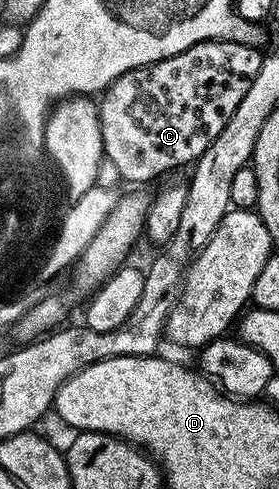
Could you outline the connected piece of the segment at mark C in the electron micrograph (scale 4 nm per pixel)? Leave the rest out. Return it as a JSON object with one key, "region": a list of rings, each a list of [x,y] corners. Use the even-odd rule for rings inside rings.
{"region":[[[213,39],[148,67],[121,73],[121,77],[113,80],[102,92],[97,103],[106,162],[117,167],[124,184],[135,183],[131,185],[143,185],[139,183],[147,183],[173,167],[194,164],[201,153],[209,149],[217,133],[225,129],[229,117],[233,117],[233,109],[237,109],[241,97],[249,93],[249,85],[253,85],[253,77],[257,77],[257,69],[261,69],[262,64],[263,55],[256,48]]]}

